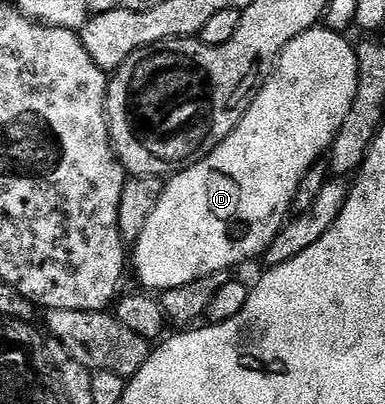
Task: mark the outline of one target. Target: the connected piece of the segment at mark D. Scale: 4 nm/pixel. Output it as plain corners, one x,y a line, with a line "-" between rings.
326,27
310,29
308,33
303,33
297,39
293,39
285,47
283,54
279,56
279,62
271,72
270,79
261,87
257,99
253,99
249,111
243,116
241,123
237,123
233,132
209,156
201,159
195,165
190,165
188,169
180,169
164,184
161,199
157,207
153,207
153,215
149,215
149,223
145,223
145,231
141,231
141,235
133,243
133,269
135,265
135,273
139,276
140,283
144,285
140,285
144,290
162,291
173,287
185,287
185,283
193,283
193,279
201,279
205,275
214,273
227,273
234,265
239,265
242,261
251,261
255,256
256,260
267,252
269,243
273,243
273,239
283,230
289,220
294,197
297,195
302,177
330,150
337,131
341,131
341,123
345,123
345,115
349,115
349,107
353,107
353,99
357,95
357,83
359,82
359,61
355,57
356,46
350,45
347,39
344,34
334,33

